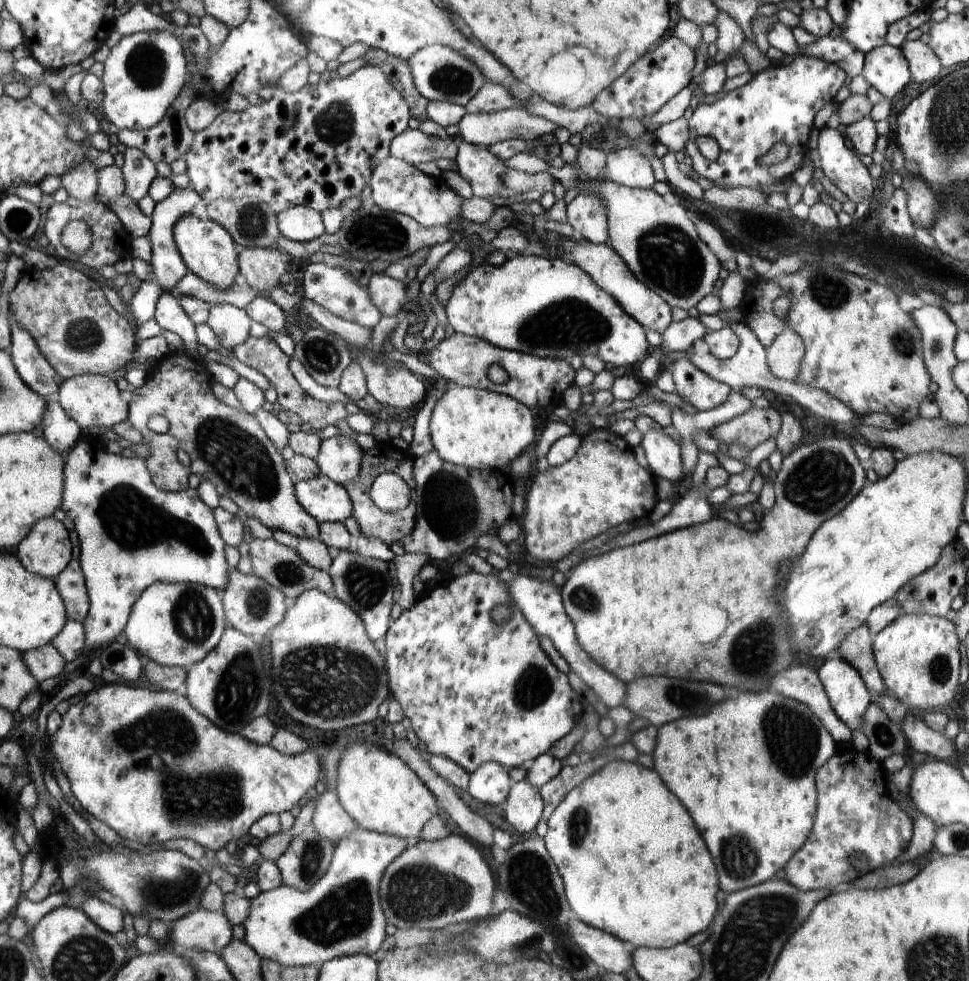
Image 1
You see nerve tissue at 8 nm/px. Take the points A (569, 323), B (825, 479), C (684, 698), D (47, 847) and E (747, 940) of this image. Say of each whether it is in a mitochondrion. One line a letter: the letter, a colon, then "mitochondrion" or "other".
A: mitochondrion
B: mitochondrion
C: mitochondrion
D: other
E: mitochondrion

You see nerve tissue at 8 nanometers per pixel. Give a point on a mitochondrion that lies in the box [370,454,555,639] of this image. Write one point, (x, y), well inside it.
(447, 499)

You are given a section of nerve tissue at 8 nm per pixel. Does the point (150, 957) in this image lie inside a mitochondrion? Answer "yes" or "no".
no

